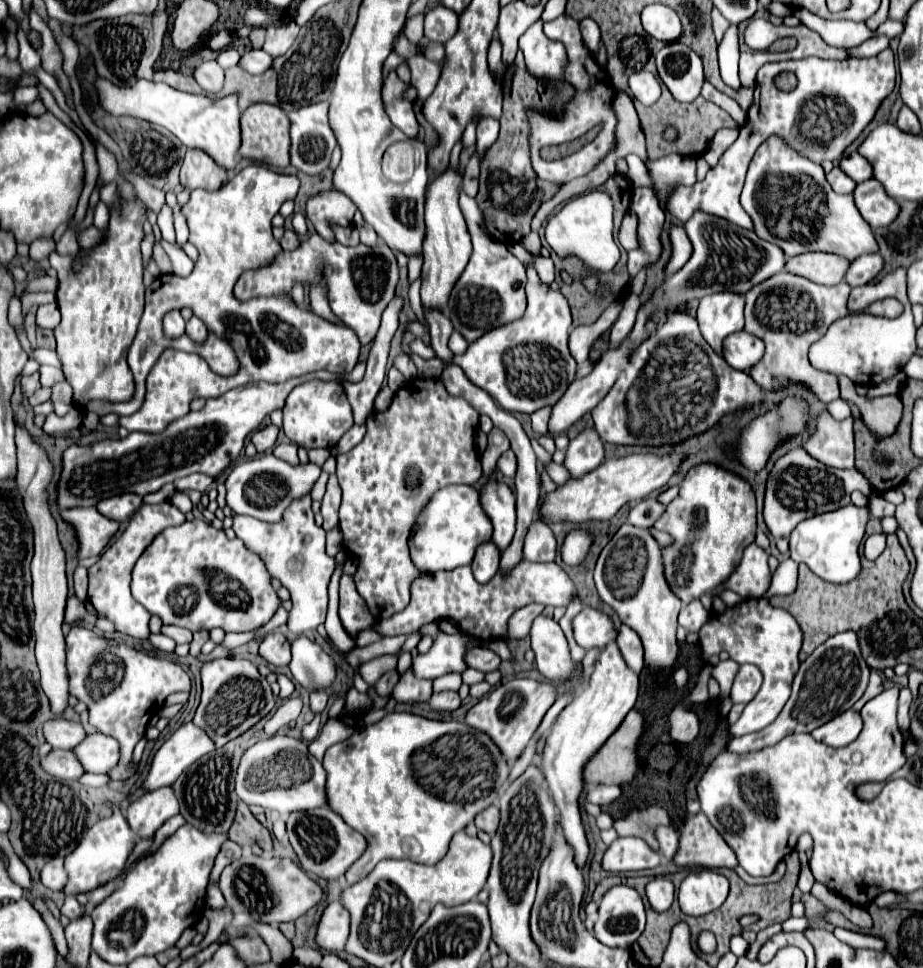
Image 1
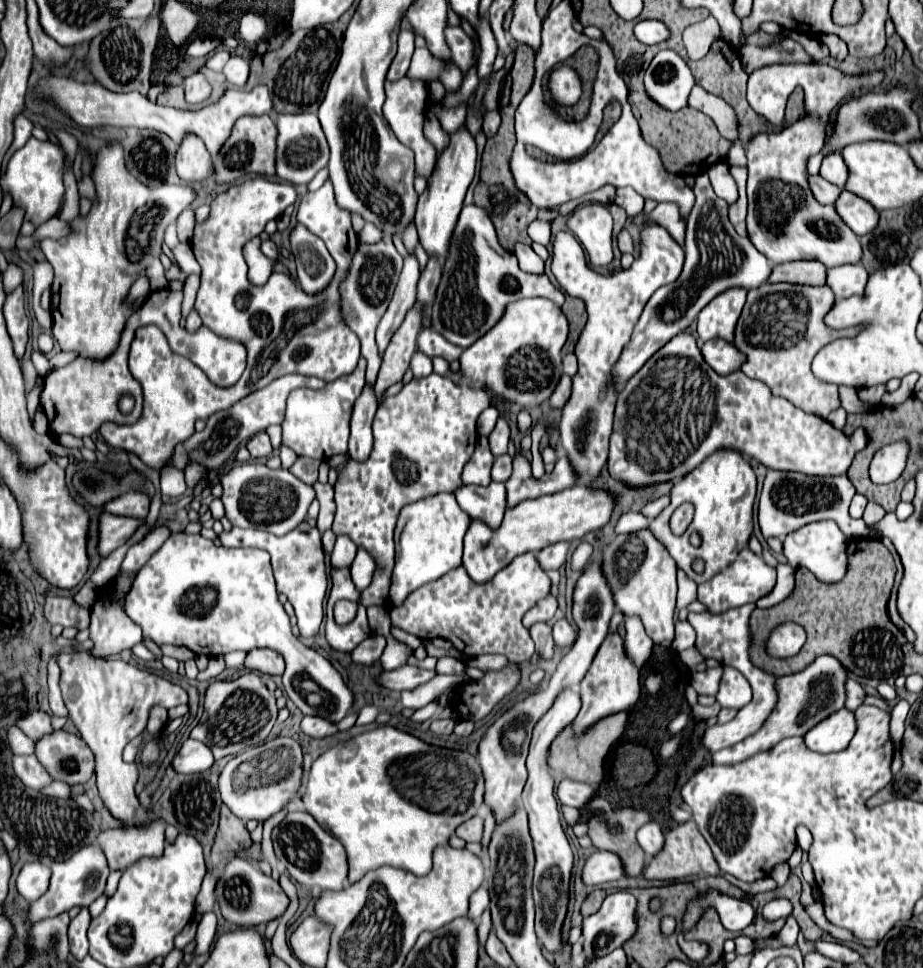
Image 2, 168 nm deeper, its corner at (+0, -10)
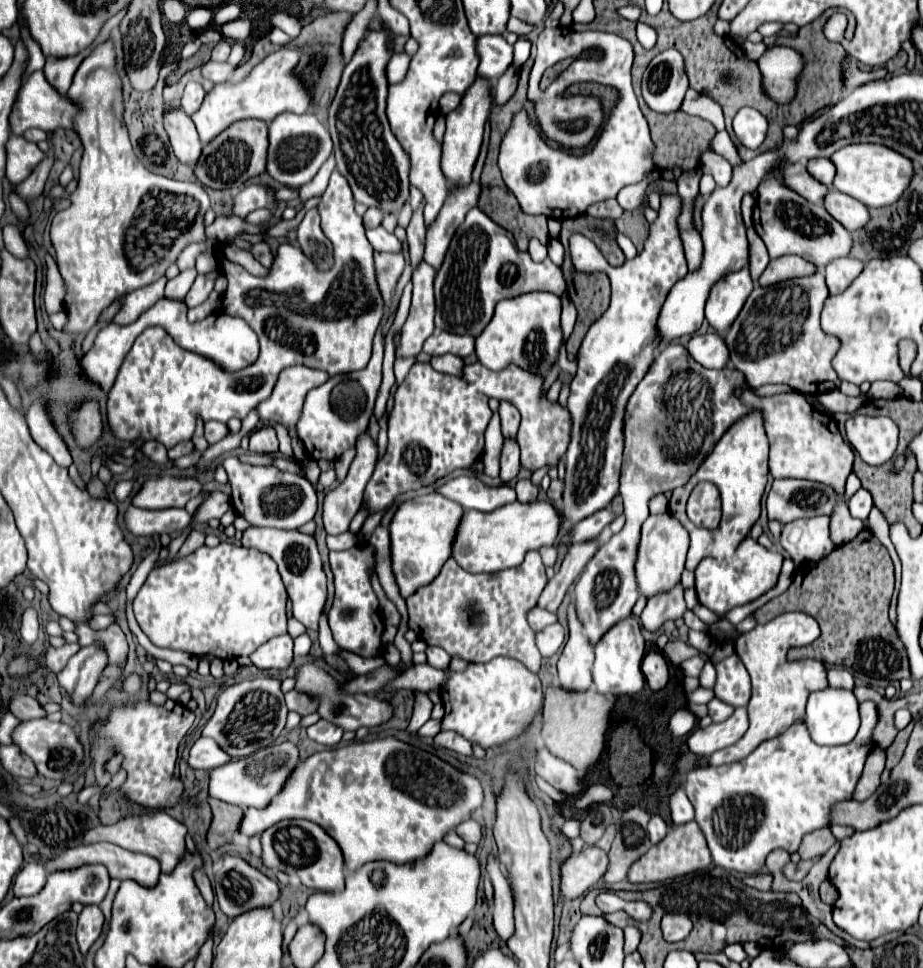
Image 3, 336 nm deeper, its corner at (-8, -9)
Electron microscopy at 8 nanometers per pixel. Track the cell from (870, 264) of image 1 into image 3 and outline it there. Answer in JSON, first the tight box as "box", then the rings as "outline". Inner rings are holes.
{"box":[824,256,864,294],"outline":[[[850,256],[832,260],[824,270],[828,292],[830,294],[840,294],[862,272],[862,268],[864,268],[864,264],[856,258],[850,258]]]}

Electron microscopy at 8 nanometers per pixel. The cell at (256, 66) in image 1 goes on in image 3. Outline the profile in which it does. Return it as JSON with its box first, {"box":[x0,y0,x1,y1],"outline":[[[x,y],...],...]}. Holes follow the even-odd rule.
{"box":[202,62,234,84],"outline":[[[206,62],[204,66],[202,66],[202,78],[206,78],[206,80],[212,80],[214,84],[216,82],[226,82],[230,76],[232,76],[232,72],[234,72],[234,66],[228,66],[226,62]]]}

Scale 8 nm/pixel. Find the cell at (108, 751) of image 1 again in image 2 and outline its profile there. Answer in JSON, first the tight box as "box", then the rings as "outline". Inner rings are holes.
{"box":[36,731,94,785],"outline":[[[54,731],[36,743],[36,757],[56,781],[70,785],[86,783],[94,777],[94,755],[82,737]]]}

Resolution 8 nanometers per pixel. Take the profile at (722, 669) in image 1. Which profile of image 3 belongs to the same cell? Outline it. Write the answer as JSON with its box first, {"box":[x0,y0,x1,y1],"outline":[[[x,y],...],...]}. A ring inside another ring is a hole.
{"box":[698,660,716,688],"outline":[[[706,660],[704,668],[702,668],[700,676],[698,676],[698,682],[700,682],[700,686],[704,686],[704,688],[712,688],[712,686],[714,686],[714,680],[716,680],[716,670],[714,670],[712,662]]]}

